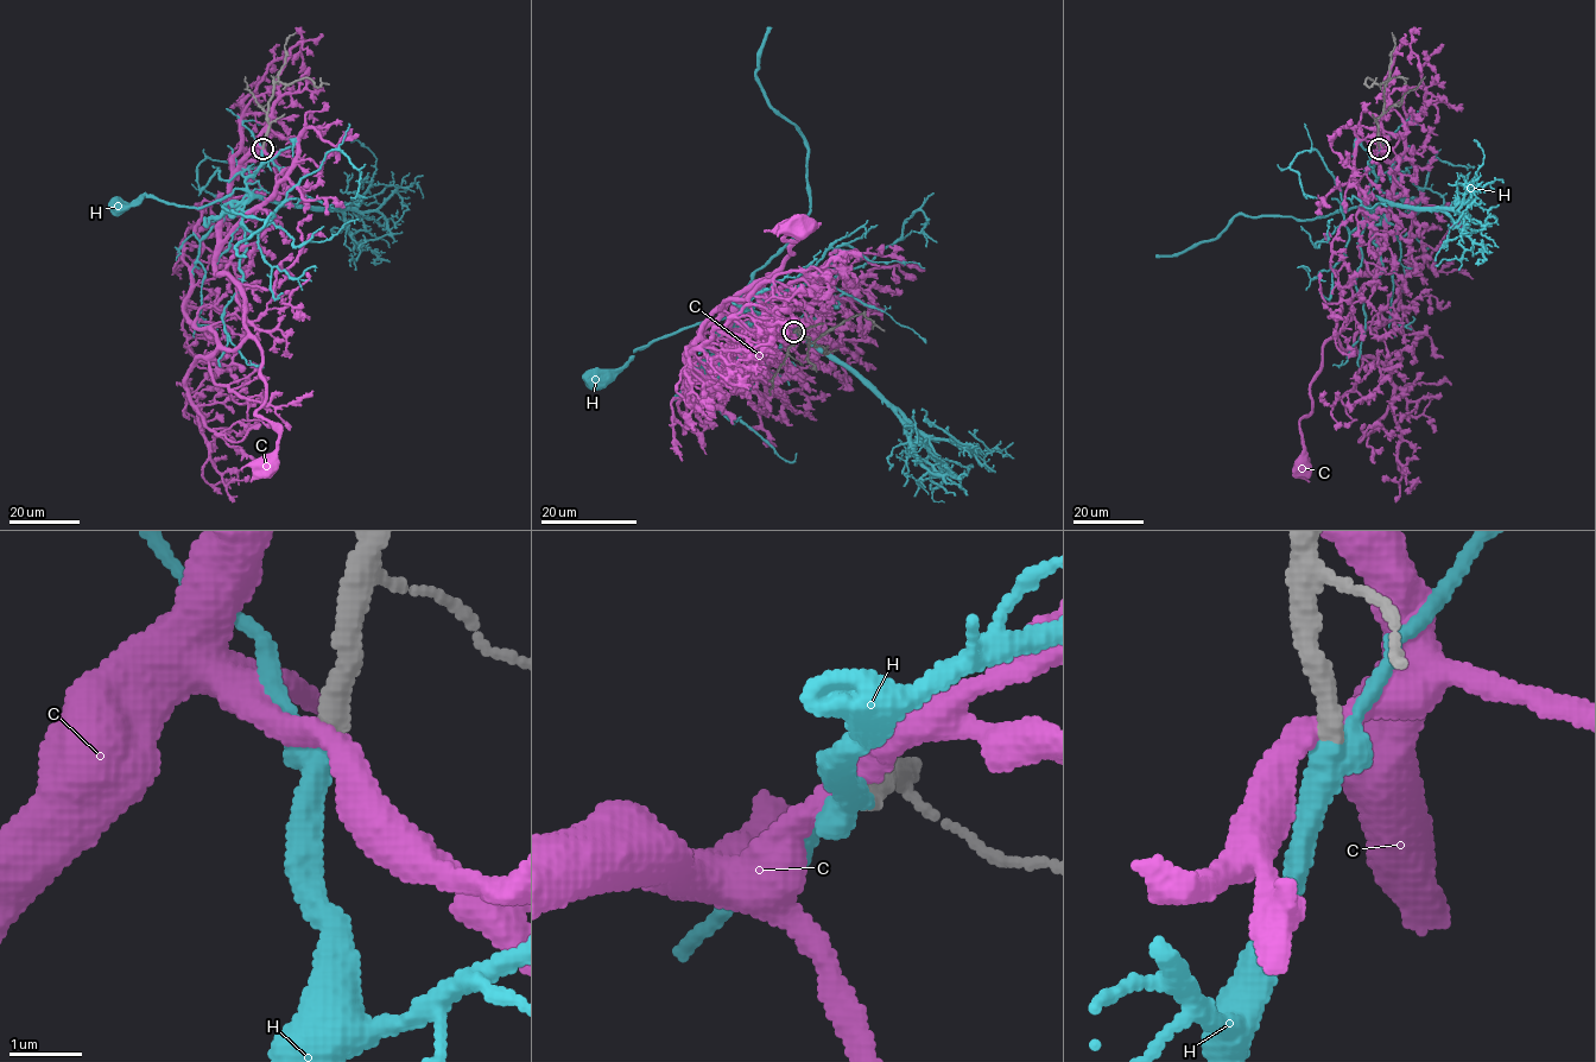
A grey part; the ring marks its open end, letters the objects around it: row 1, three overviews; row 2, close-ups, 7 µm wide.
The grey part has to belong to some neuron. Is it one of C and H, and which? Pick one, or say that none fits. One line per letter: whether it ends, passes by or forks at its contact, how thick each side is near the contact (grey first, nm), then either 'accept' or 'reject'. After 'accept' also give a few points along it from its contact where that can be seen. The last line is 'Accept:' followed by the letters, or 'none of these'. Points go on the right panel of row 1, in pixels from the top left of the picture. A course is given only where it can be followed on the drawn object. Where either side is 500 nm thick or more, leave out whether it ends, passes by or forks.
C: it passes by; calibres 360 and 360 nm; reject
H: it passes by; calibres 340 and 360 nm; accept; course (1379, 147), (1375, 181), (1365, 196), (1369, 206), (1372, 208), (1398, 195), (1406, 202), (1419, 204), (1414, 206)
Accept: H

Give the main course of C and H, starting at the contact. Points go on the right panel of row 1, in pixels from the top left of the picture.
C: (1379, 147), (1392, 179), (1378, 265), (1343, 290), (1336, 332), (1310, 387), (1311, 411), (1300, 419), (1300, 466)
H: (1379, 147), (1375, 181), (1365, 196), (1369, 206), (1372, 208), (1398, 195), (1406, 202), (1419, 204), (1414, 206)

